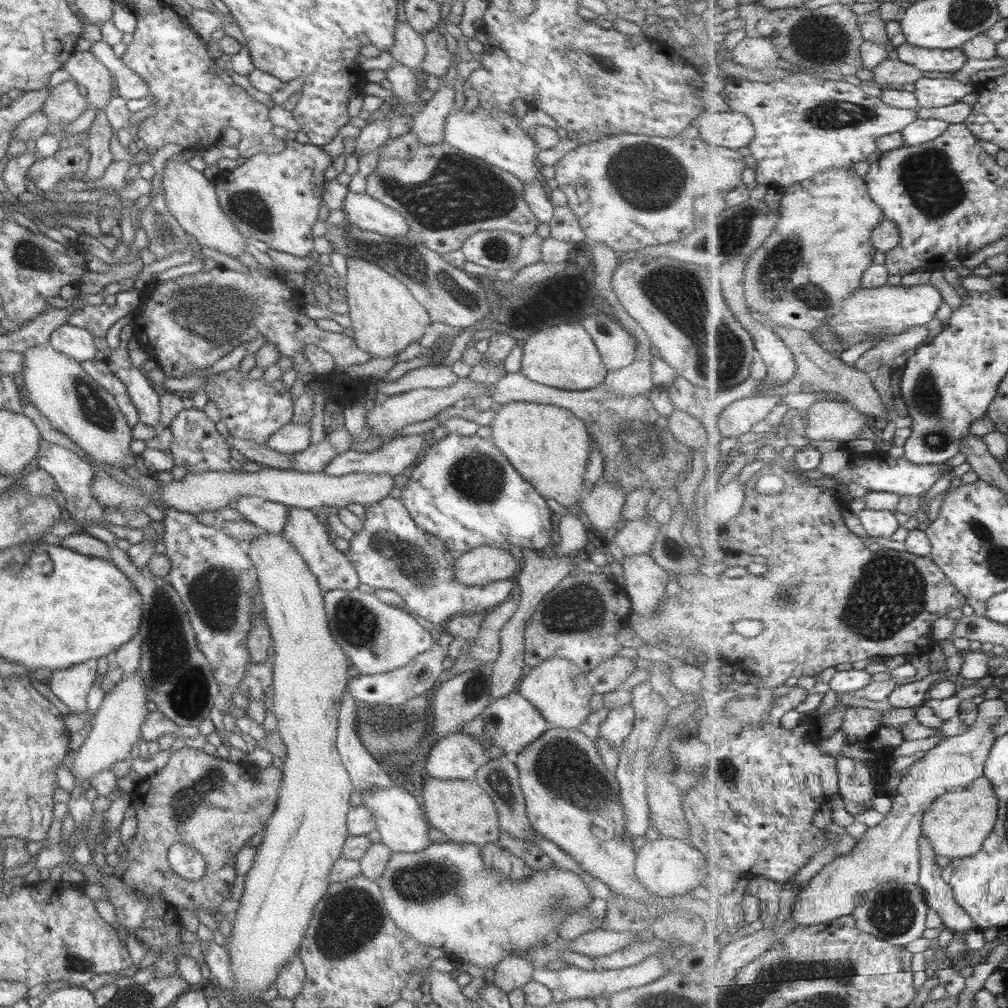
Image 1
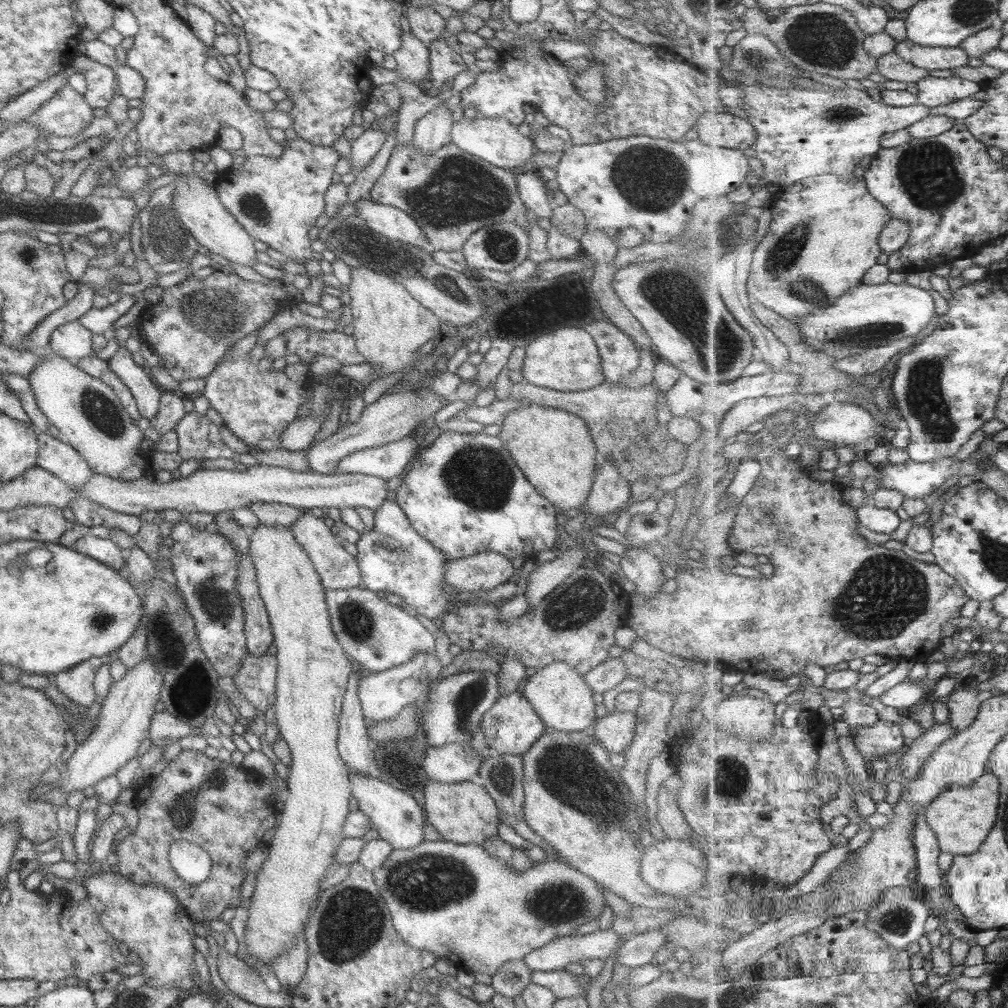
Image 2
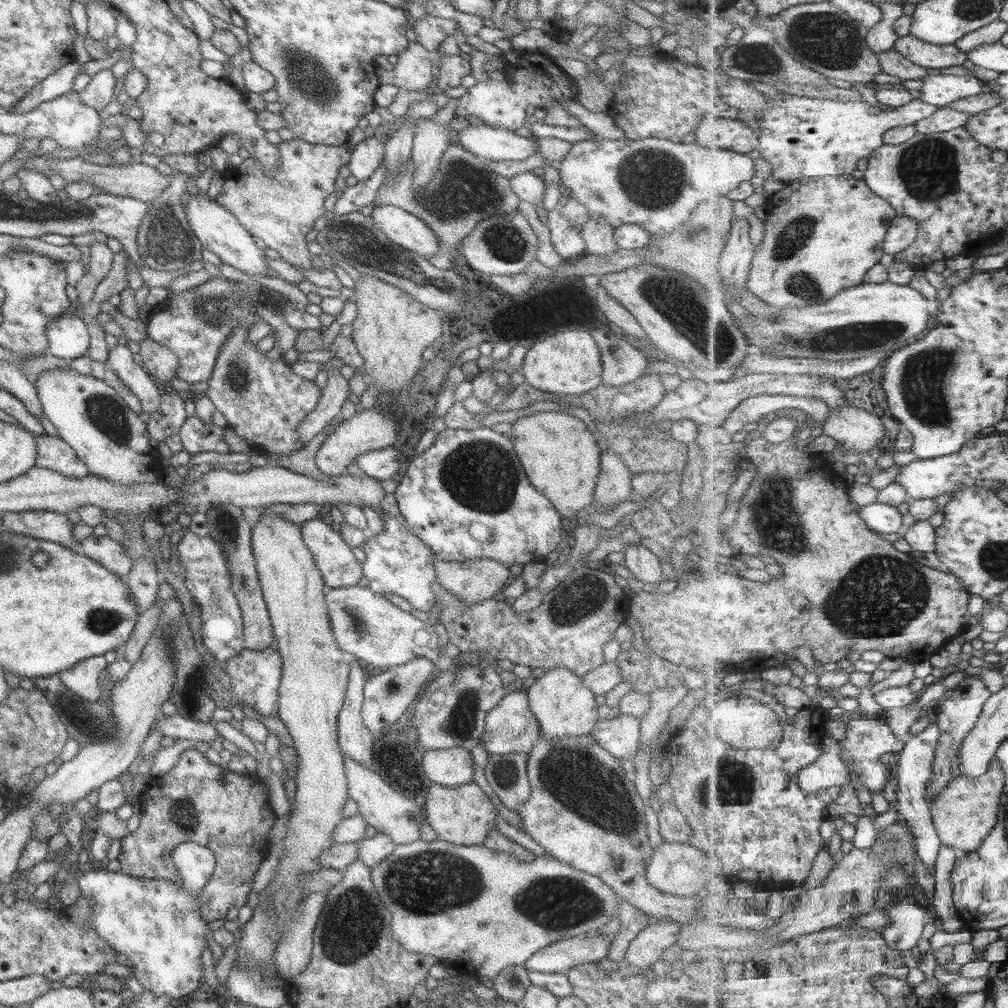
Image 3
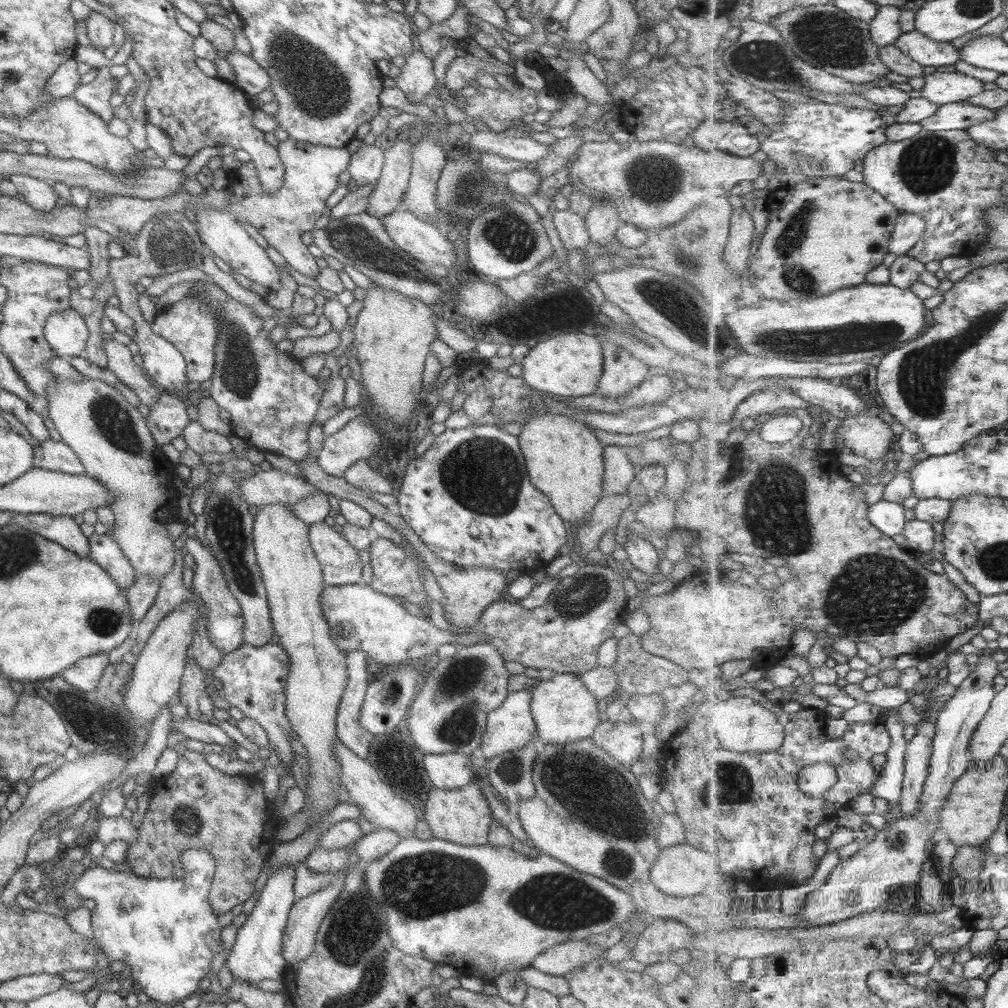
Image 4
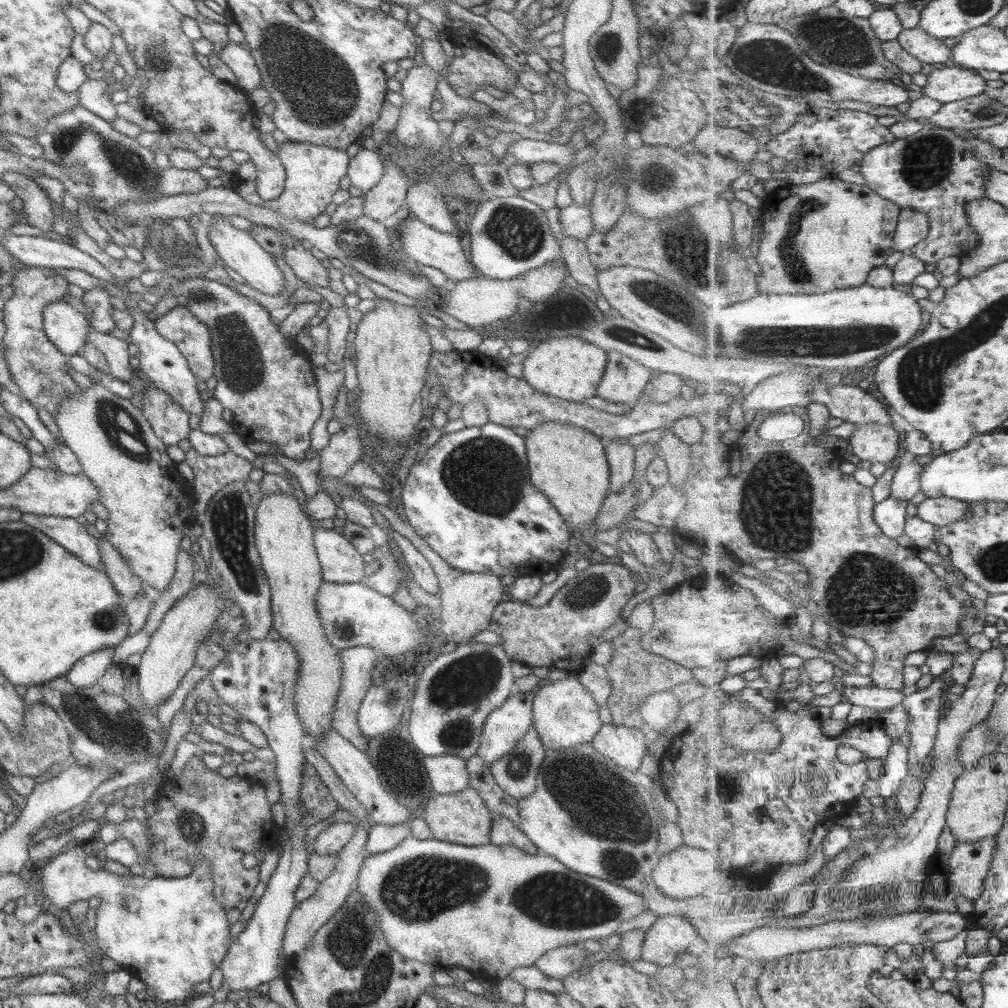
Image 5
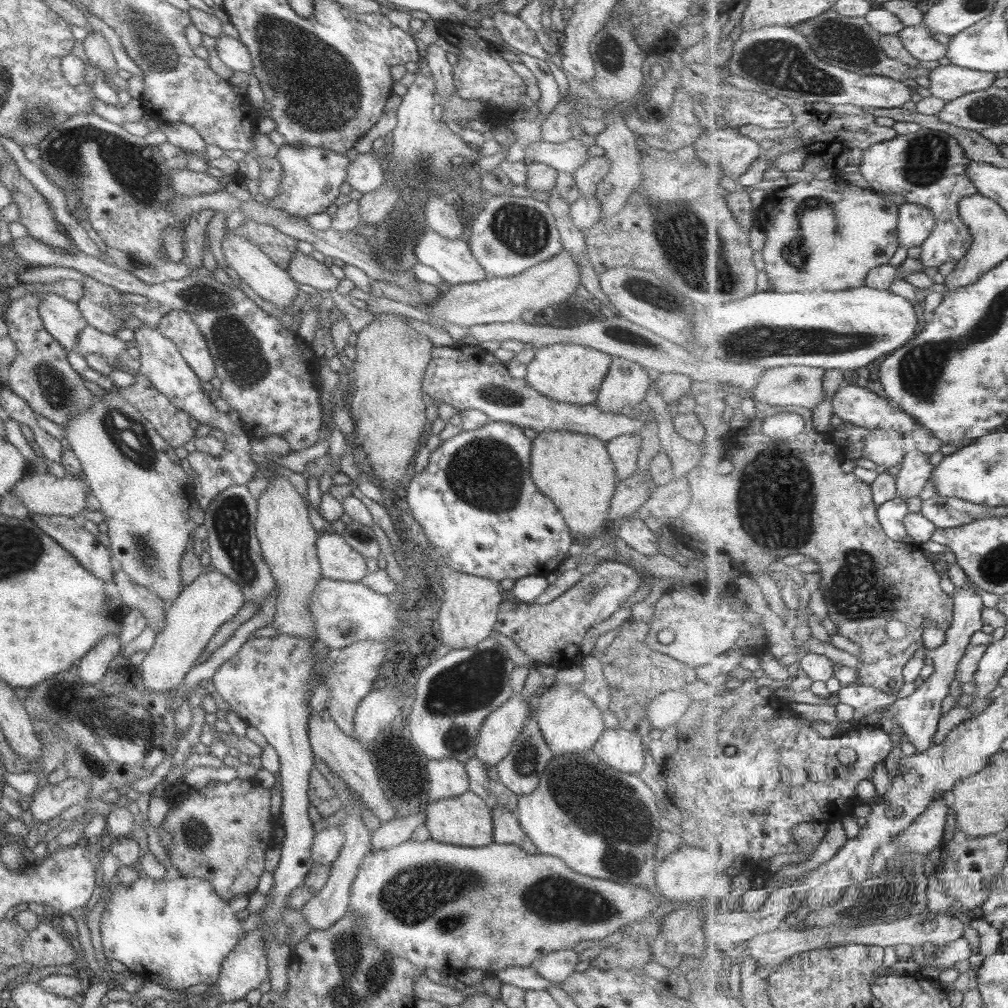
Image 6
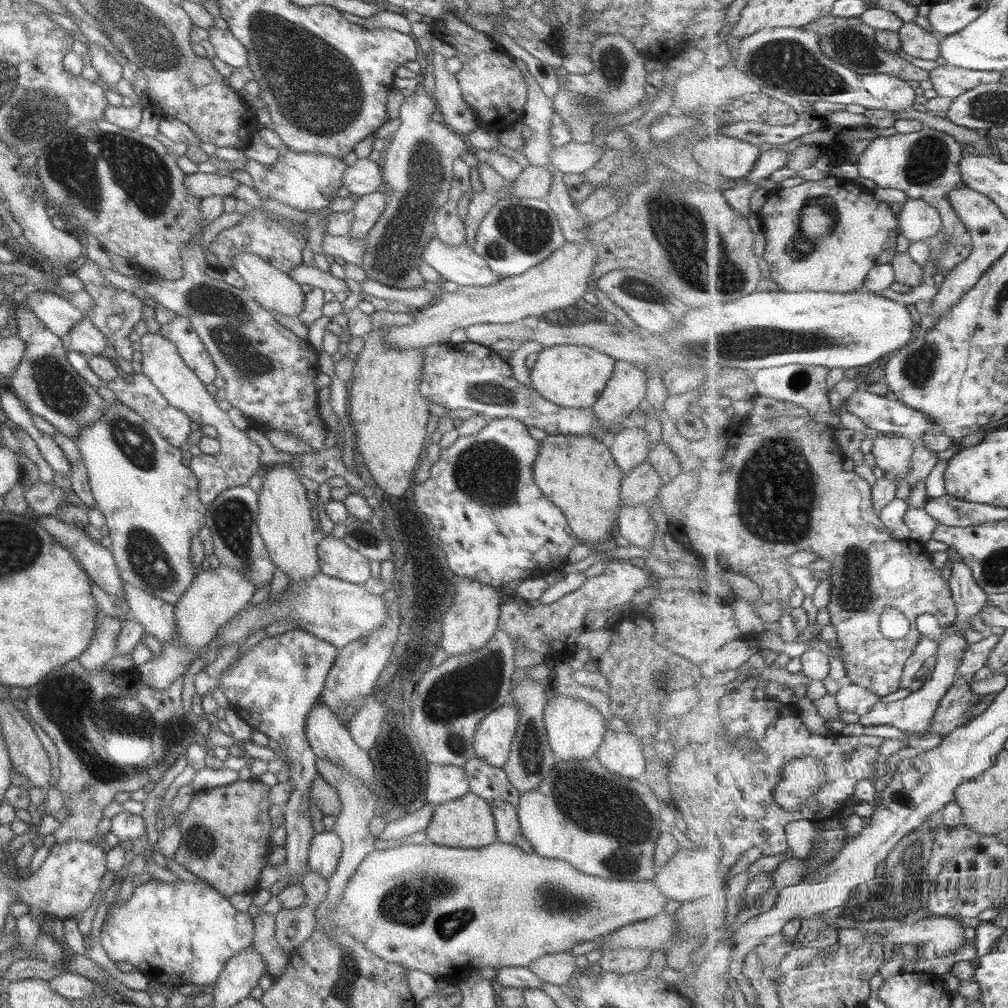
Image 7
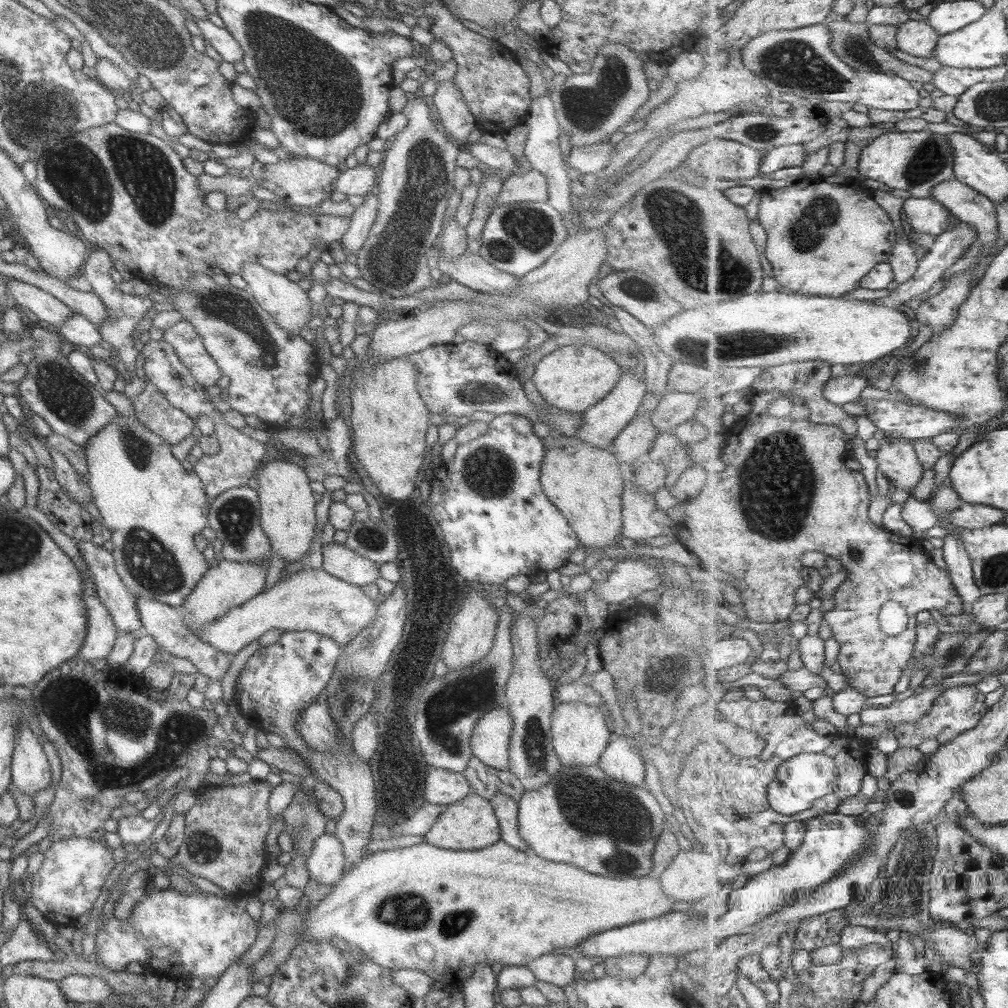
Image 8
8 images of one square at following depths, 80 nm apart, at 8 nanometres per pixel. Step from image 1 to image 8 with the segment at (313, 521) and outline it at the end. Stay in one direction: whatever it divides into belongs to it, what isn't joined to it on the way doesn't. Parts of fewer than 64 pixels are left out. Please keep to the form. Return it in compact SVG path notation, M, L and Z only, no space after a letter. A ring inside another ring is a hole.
M334 542L321 545L320 570L352 586L374 584L379 576L378 565Z

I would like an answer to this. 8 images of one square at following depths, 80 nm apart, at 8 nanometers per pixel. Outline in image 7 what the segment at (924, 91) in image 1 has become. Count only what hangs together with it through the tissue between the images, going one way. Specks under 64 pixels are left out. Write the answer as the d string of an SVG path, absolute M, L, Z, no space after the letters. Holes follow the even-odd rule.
M945 63L931 70L929 79L937 94L956 99L980 84L996 83L1001 78L1001 71L969 70Z

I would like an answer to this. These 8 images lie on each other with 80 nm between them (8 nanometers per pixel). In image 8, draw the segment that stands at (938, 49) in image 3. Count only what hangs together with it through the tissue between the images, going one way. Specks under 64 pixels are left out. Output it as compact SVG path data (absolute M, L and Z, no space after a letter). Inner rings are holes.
M909 19L899 27L896 36L898 49L922 59L933 57L942 34L935 30L927 20Z

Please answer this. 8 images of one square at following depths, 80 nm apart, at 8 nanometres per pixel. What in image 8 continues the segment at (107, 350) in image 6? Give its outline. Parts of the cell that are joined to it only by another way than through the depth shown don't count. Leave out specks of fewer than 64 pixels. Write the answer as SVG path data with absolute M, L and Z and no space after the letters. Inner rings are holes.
M76 313L69 316L69 320L65 320L65 324L61 324L61 328L57 328L55 334L59 336L62 343L70 344L82 351L93 345L102 344L97 327Z

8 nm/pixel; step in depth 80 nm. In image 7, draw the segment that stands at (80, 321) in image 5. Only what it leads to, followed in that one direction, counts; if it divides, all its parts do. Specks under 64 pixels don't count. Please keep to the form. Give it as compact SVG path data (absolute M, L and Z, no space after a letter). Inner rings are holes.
M45 291L29 292L22 302L31 309L39 323L61 341L69 328L73 328L84 317L71 303Z

